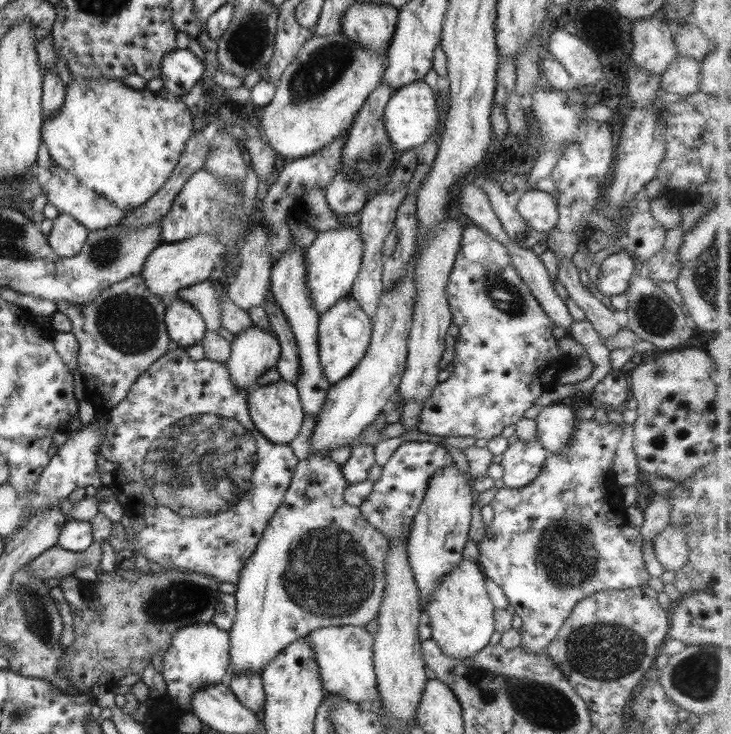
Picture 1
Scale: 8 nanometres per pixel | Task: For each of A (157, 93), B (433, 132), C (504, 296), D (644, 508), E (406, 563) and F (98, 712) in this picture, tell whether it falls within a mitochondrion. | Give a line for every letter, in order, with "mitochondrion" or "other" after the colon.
A: other
B: other
C: mitochondrion
D: other
E: other
F: other

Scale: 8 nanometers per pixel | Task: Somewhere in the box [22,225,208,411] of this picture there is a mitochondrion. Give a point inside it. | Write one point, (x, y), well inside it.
(127, 321)

